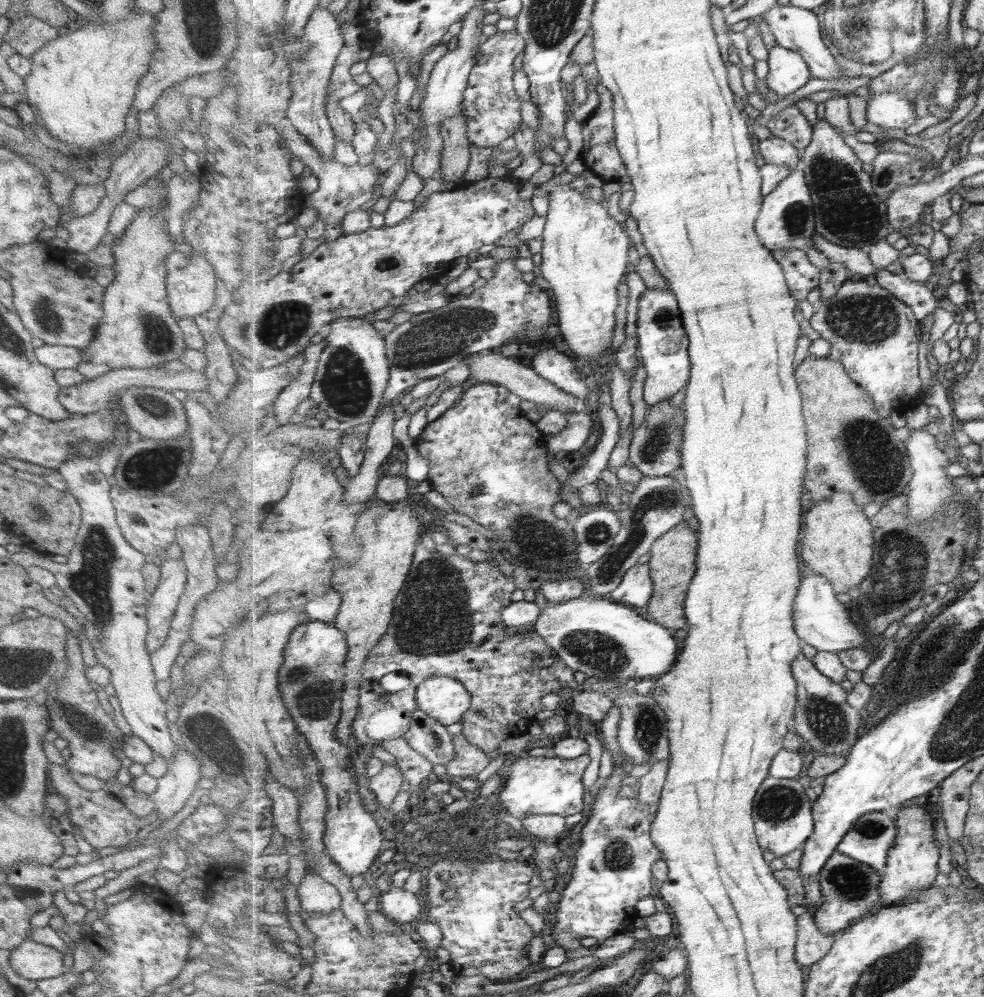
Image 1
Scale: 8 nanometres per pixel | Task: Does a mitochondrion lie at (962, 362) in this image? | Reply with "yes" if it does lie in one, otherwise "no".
no

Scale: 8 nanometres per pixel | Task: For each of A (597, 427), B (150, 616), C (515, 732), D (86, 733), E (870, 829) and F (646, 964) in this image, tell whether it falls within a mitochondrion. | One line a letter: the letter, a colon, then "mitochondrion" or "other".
A: other
B: other
C: other
D: mitochondrion
E: mitochondrion
F: other

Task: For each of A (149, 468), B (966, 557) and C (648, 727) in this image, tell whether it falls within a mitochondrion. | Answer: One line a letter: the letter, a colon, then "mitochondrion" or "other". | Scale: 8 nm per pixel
A: mitochondrion
B: other
C: mitochondrion

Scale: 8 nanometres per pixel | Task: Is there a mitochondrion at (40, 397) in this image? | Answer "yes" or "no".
no

